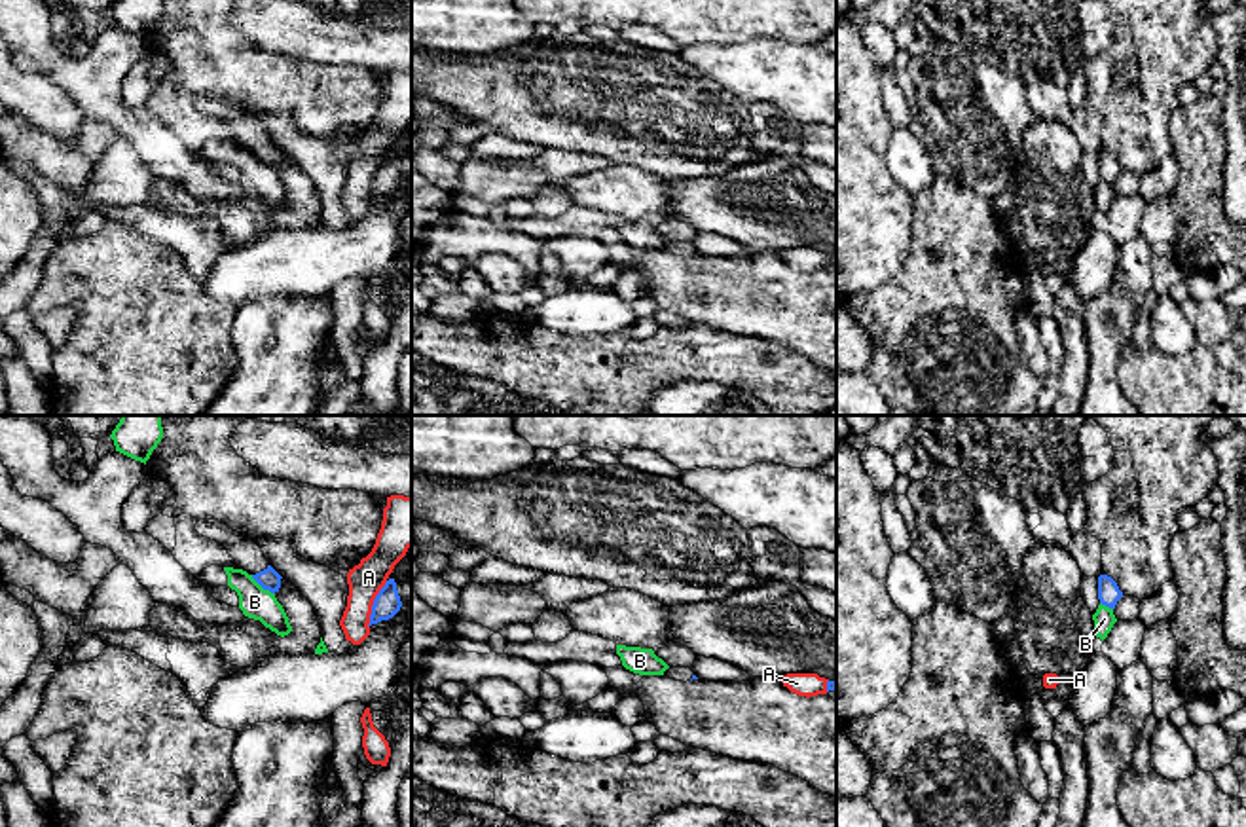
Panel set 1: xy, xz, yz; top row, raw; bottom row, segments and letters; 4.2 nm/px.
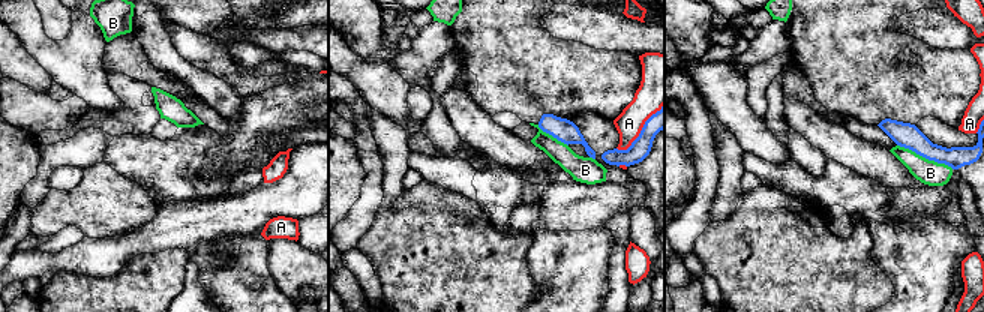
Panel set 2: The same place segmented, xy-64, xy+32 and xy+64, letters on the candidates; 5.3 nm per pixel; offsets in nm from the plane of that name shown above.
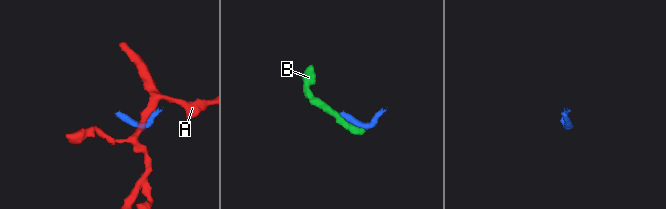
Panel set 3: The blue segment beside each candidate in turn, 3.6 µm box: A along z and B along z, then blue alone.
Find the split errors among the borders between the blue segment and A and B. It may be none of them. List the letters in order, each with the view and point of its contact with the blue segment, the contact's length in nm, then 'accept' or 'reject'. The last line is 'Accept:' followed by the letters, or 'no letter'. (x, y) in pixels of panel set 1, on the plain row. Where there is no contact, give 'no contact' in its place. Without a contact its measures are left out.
A: contact xy (374, 179); length 220 nm; reject
B: contact xy (262, 162); length 130 nm; reject
Accept: no letter

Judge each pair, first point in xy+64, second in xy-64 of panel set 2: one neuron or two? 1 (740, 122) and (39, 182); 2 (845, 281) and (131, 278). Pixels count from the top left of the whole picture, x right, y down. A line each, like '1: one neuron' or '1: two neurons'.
1: two neurons
2: one neuron

